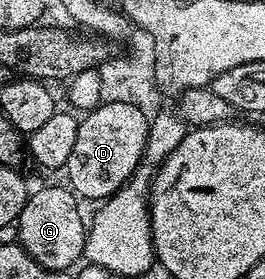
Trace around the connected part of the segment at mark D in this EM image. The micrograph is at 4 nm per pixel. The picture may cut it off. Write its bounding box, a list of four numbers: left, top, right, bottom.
[63,102,149,199]

